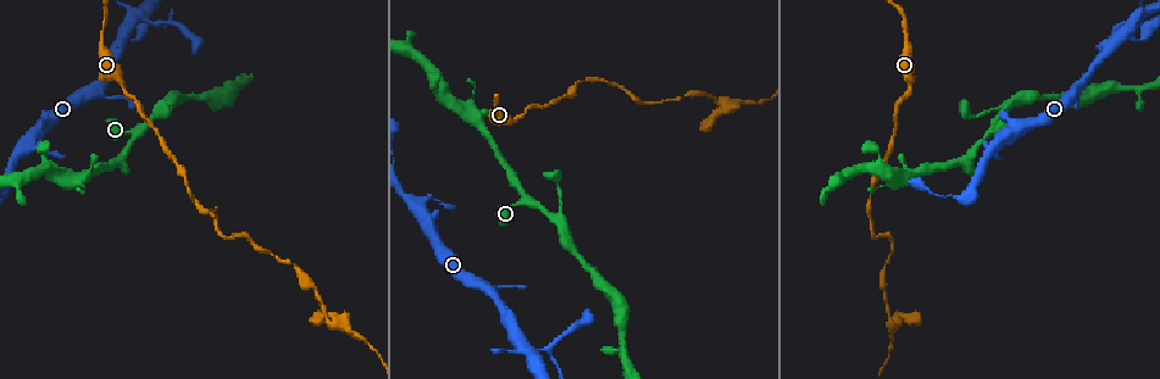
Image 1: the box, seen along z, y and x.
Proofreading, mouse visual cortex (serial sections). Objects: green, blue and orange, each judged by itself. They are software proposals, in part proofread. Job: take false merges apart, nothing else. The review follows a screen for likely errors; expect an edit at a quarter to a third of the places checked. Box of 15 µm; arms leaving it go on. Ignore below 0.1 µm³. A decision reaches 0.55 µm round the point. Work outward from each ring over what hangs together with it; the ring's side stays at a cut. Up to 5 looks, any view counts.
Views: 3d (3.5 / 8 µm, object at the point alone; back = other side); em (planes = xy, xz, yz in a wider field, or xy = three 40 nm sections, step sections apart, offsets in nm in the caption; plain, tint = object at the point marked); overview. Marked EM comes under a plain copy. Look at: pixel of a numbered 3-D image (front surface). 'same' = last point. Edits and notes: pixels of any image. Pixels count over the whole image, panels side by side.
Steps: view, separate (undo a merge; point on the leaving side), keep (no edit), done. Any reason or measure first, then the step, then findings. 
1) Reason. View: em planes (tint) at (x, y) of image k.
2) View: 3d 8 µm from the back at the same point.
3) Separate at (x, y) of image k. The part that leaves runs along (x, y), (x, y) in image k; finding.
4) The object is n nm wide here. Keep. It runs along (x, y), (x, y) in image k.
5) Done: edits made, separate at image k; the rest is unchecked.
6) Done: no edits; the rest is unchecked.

Thin arm on a thick one. View: 3d 8 µm at (1010, 105) of image 1.

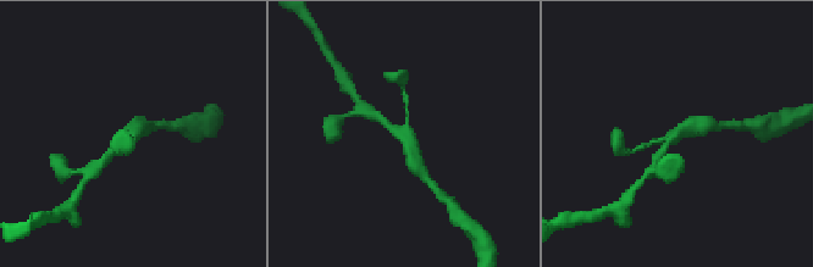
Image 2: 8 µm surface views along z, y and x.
3 arms meet here; the arms are 150, 250, 450 nm wide. View: em xy step 5 (tint) at (674, 137) of image 2.

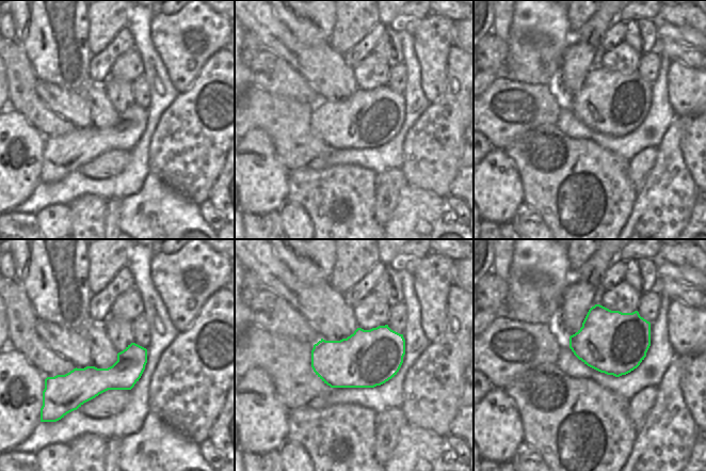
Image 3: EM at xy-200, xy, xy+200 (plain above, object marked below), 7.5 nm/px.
The object is 440 nm wide here. Keep. It runs along (377, 116), (409, 138), (414, 161) in image 2; one cell here.

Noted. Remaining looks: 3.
View: 3d 3.5 µm at (531, 351) of image 1.

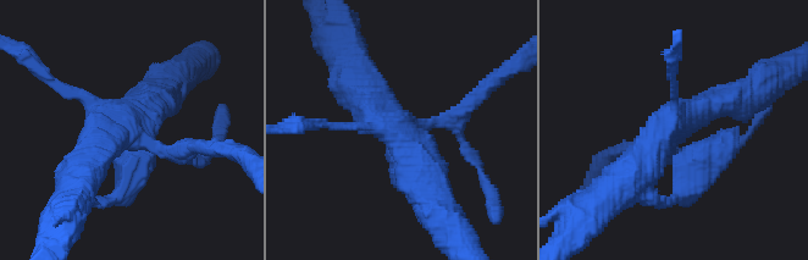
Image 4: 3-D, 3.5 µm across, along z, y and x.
View: em xy step 2 (tint) at (129, 126) of image 4.

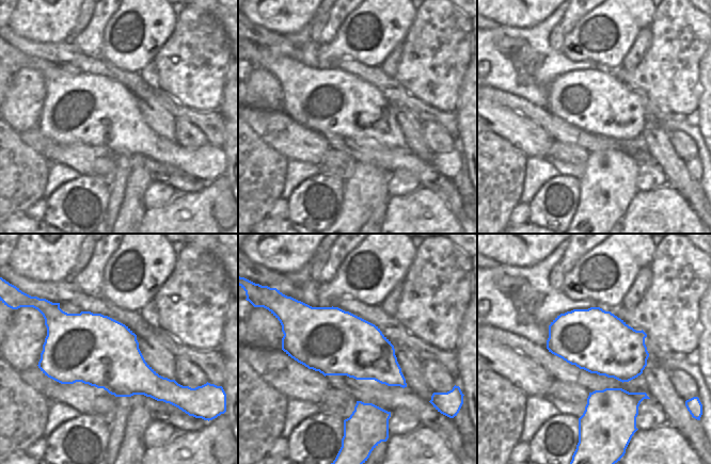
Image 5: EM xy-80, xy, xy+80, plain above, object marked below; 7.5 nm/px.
Keep. It runs along (78, 176), (123, 127), (160, 149), (194, 145) in image 4; all the same cell.

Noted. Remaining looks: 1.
Done: no edits; the rest is unchecked.

